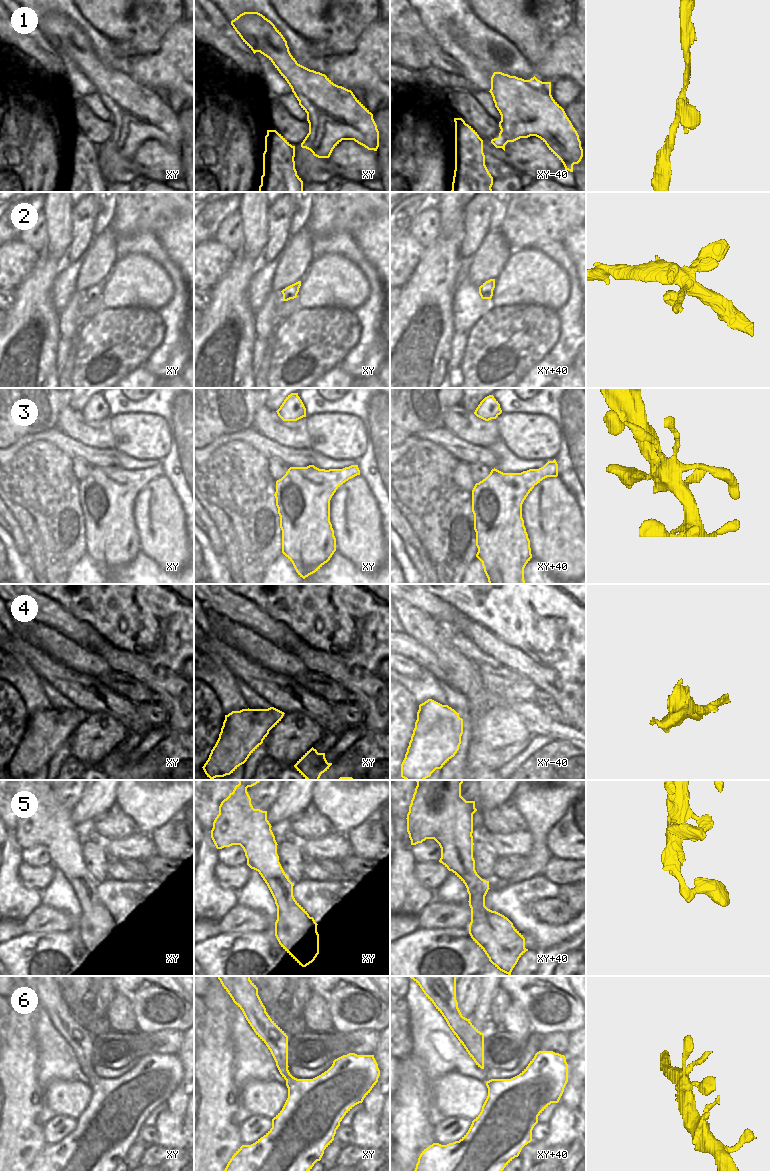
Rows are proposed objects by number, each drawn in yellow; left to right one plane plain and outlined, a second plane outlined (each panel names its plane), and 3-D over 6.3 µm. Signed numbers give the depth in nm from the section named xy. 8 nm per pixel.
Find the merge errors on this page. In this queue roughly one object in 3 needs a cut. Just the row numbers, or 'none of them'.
4

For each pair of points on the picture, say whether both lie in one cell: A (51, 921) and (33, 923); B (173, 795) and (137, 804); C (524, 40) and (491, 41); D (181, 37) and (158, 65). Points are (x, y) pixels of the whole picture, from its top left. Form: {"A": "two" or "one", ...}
{"A": "one", "B": "one", "C": "two", "D": "one"}

